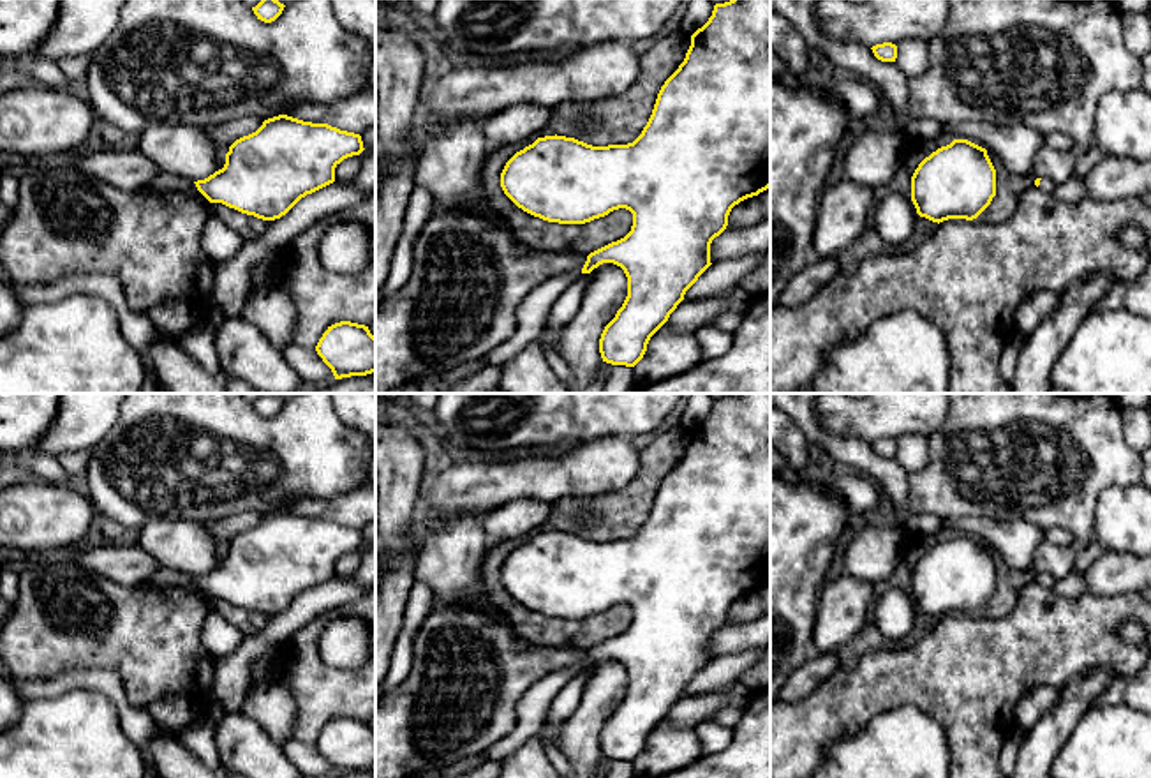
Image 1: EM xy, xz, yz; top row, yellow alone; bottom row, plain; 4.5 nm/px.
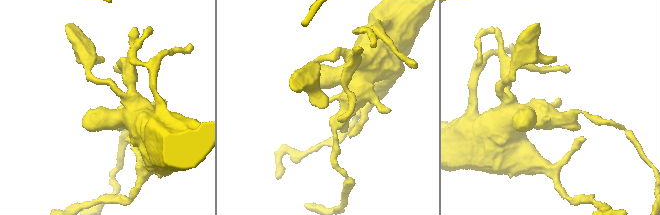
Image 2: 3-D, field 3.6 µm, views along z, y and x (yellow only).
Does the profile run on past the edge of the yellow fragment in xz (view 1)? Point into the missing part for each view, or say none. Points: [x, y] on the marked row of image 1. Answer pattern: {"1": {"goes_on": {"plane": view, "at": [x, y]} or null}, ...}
{"1": {"goes_on": null}}

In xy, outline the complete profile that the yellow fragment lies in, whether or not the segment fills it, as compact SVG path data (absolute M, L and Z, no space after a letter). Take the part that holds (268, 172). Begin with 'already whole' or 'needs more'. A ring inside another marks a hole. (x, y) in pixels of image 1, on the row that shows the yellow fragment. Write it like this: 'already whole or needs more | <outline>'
already whole | M278 115L236 139L226 153L226 164L204 180L194 182L210 203L222 203L263 221L286 215L301 198L335 182L335 168L347 157L363 152L360 134L328 123L303 122Z

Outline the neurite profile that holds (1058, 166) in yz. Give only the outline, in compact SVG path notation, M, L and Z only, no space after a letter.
M1043 146L1033 162L1035 178L1047 178L1056 185L1070 180L1075 173L1077 153Z

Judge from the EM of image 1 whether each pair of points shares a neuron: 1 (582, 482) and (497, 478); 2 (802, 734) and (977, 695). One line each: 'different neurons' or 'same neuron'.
1: same neuron
2: same neuron

